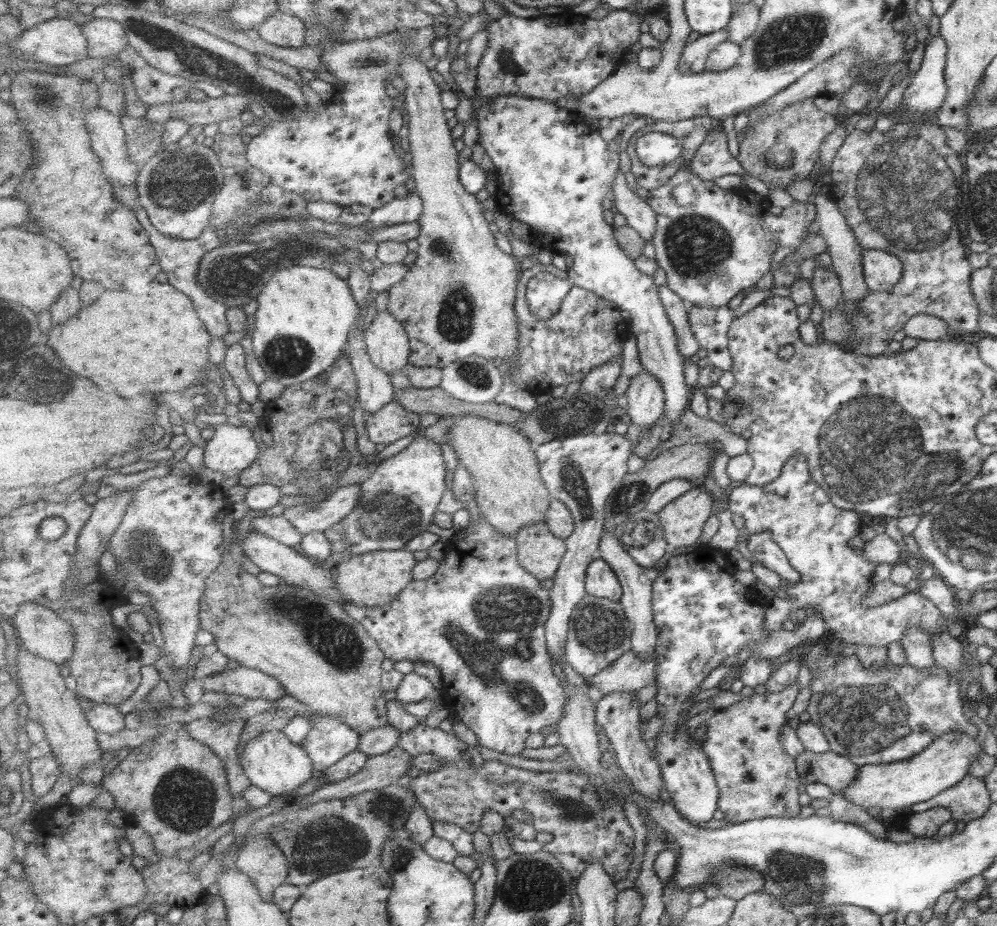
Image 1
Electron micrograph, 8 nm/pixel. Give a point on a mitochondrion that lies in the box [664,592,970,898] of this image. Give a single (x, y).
(864, 719)

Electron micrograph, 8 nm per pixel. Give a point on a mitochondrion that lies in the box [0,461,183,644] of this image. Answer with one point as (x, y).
(153, 559)

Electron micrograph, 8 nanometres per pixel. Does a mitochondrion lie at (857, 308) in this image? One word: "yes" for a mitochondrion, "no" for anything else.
no

